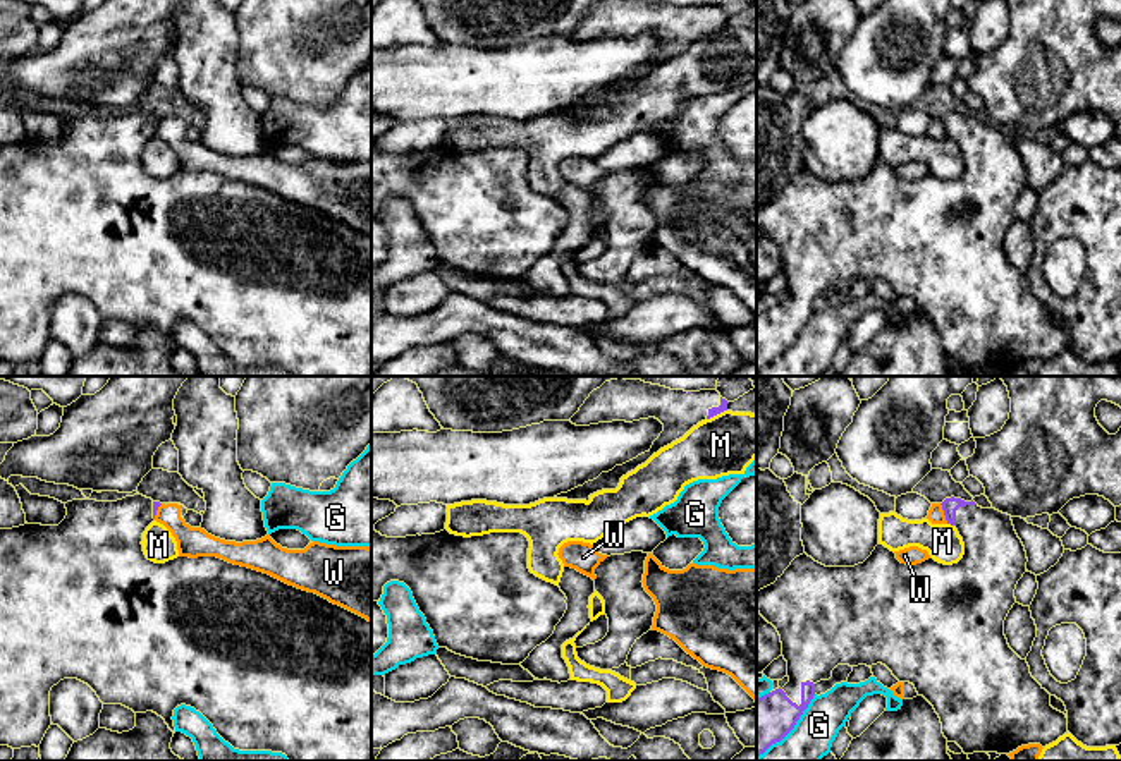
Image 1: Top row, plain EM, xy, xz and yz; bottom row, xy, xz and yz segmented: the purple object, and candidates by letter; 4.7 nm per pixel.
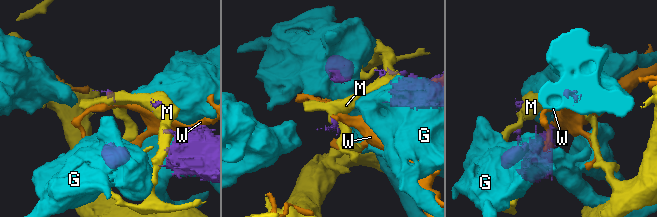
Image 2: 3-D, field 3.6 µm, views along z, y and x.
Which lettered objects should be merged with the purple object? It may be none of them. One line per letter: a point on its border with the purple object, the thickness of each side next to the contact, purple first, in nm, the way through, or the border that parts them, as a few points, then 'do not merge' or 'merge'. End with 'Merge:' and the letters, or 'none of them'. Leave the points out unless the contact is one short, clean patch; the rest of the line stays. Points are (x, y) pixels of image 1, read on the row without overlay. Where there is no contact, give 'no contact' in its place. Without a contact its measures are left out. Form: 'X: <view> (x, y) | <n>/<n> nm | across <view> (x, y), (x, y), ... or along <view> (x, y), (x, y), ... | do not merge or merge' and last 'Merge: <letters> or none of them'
G: yz (791, 344) | 240/220 nm | do not merge
M: xz (716, 30) | 50/280 nm | do not merge
W: yz (944, 129) | 80/80 nm | do not merge
Merge: none of them

